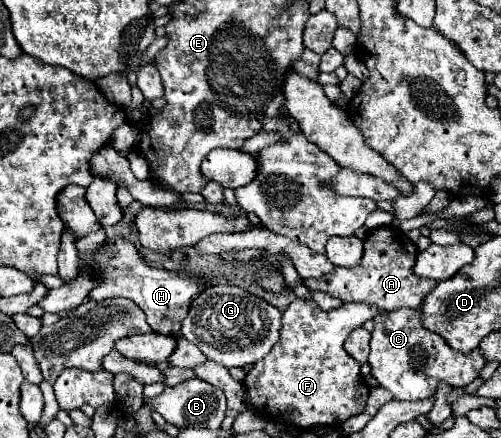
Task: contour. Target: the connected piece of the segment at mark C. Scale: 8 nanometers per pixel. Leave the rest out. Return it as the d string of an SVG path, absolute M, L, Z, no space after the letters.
M397 309L383 311L373 319L375 327L371 331L371 353L369 365L371 373L377 377L381 387L393 393L399 401L419 401L427 399L437 391L439 383L447 383L451 387L469 385L469 377L477 377L485 365L485 357L481 349L473 349L471 353L459 353L451 349L441 335L435 335L423 327L419 309Z

